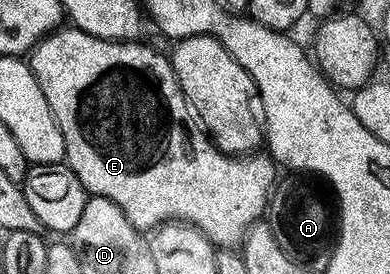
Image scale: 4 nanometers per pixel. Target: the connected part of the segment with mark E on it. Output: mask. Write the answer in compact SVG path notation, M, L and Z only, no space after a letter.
M67 25L60 30L51 32L36 47L31 48L29 69L35 75L34 86L39 87L44 101L47 102L48 108L46 107L46 110L49 112L50 118L54 119L55 124L59 127L59 132L63 138L62 149L66 166L70 167L71 172L77 177L77 181L81 181L81 185L86 189L88 196L100 195L113 201L123 210L125 217L129 217L132 225L139 228L140 232L147 233L152 229L158 229L164 225L165 221L182 221L199 230L216 248L235 249L246 239L250 227L254 227L256 223L260 222L262 215L259 214L266 207L268 210L269 196L272 194L271 186L275 183L275 171L277 172L276 164L270 154L251 153L246 157L240 157L226 155L224 151L219 151L212 143L211 136L197 122L178 81L171 74L171 60L164 52L162 55L161 52L146 47L143 41L102 39L80 31L74 25Z

